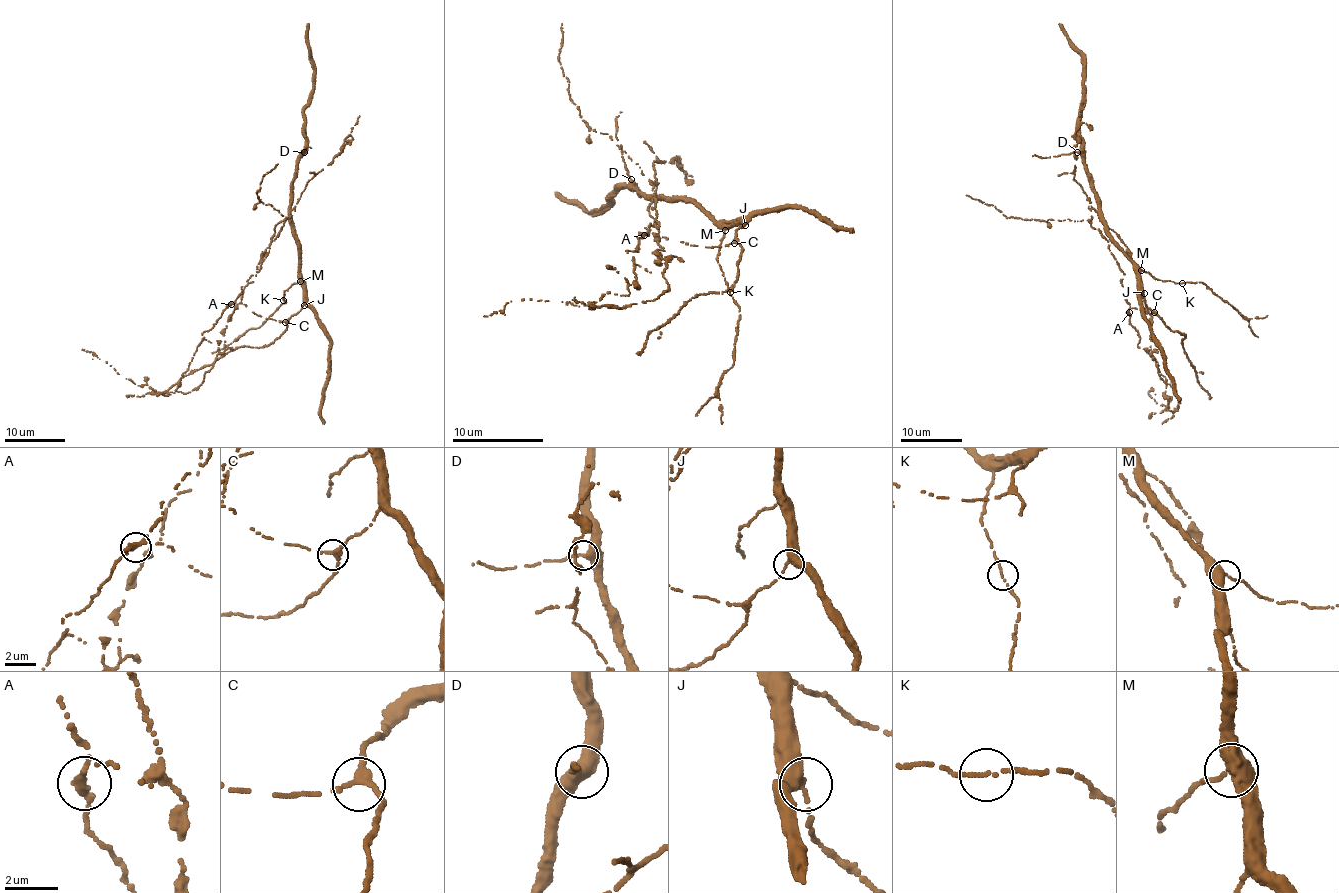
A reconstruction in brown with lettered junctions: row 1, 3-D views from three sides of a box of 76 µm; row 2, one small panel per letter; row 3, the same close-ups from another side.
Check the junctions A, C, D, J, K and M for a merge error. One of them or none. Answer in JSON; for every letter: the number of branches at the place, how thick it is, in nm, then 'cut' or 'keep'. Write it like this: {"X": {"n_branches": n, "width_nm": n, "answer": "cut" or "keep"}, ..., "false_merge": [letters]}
{"A": {"n_branches": 2, "width_nm": 320, "answer": "cut"}, "C": {"n_branches": 2, "width_nm": 320, "answer": "keep"}, "D": {"n_branches": 3, "width_nm": 300, "answer": "keep"}, "J": {"n_branches": 3, "width_nm": 300, "answer": "keep"}, "K": {"n_branches": 2, "width_nm": 140, "answer": "keep"}, "M": {"n_branches": 2, "width_nm": 360, "answer": "keep"}, "false_merge": ["A"]}

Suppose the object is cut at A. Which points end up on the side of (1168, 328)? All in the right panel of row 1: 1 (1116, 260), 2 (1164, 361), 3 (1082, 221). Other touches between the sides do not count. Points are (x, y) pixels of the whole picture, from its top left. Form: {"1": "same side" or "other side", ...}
{"1": "other side", "2": "same side", "3": "other side"}

